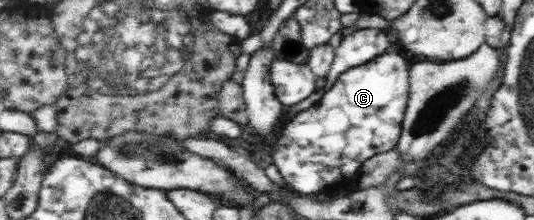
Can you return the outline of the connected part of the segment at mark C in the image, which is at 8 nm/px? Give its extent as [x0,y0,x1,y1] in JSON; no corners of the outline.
[267,52,410,195]

